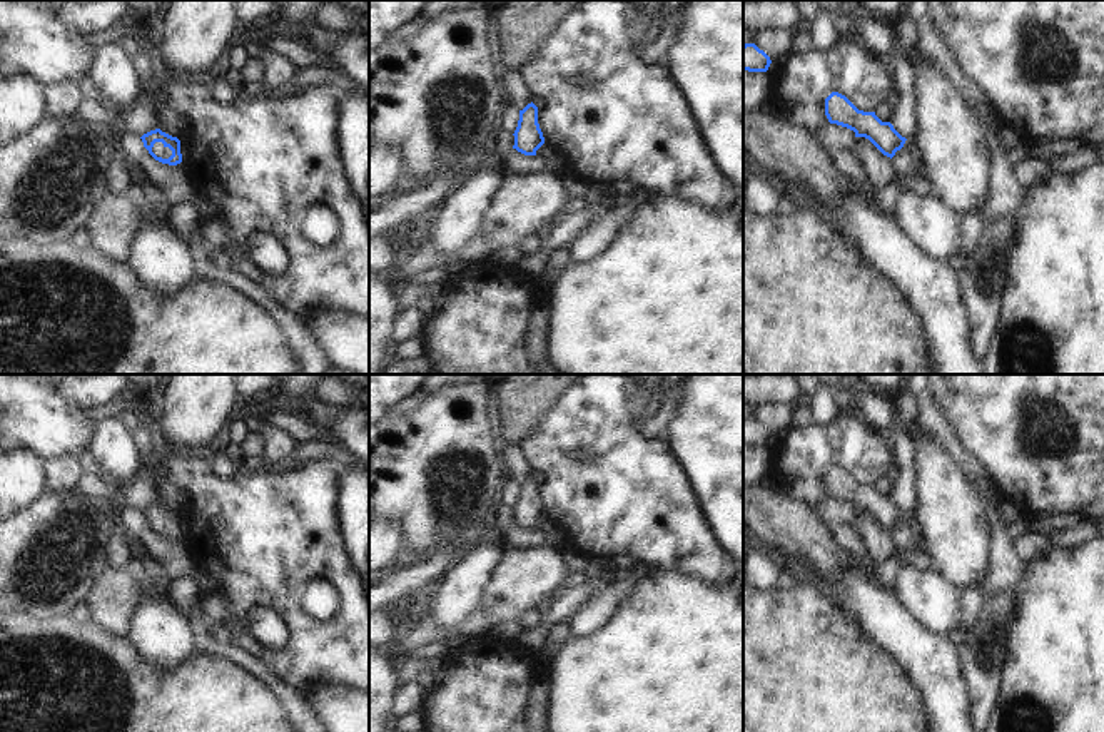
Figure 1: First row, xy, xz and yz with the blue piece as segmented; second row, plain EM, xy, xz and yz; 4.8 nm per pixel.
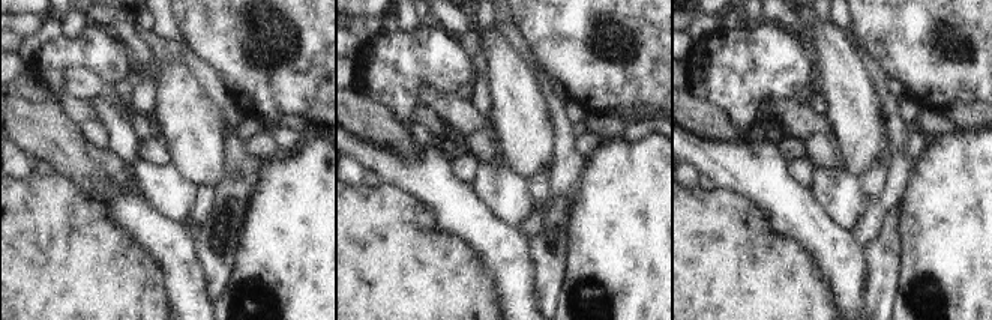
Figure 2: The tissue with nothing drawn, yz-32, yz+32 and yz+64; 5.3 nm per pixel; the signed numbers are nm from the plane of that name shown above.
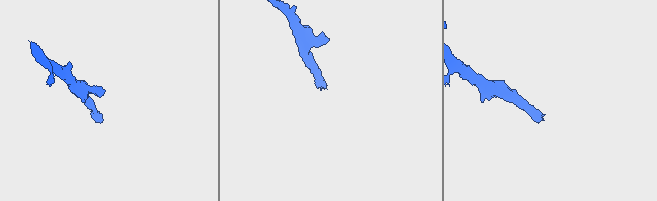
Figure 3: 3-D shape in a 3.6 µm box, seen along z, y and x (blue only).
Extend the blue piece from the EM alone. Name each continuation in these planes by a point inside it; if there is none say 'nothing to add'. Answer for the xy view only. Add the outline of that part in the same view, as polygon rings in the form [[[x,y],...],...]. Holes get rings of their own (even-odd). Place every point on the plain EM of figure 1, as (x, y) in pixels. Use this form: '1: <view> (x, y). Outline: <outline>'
1: xy (157, 523). Outline: [[[155,516],[152,526],[162,533],[169,533],[172,530],[172,525],[165,521],[162,516]]]

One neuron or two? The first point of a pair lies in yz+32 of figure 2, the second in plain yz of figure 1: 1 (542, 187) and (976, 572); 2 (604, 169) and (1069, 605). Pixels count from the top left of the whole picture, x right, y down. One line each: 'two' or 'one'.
1: two
2: one

